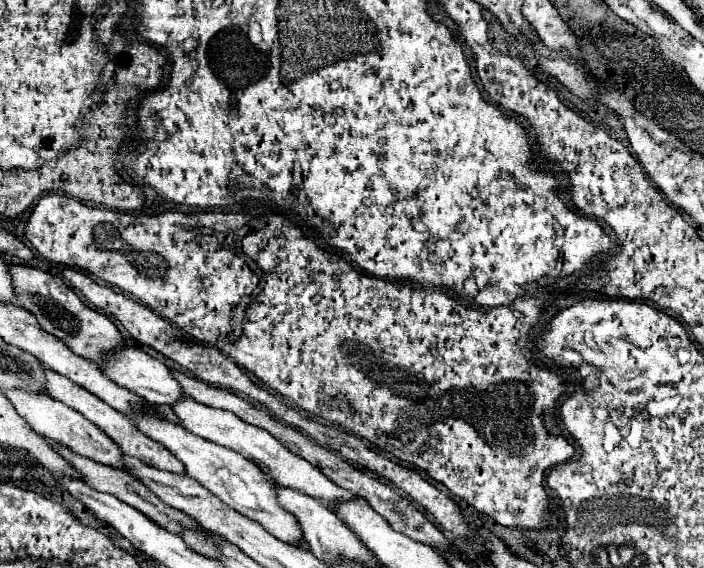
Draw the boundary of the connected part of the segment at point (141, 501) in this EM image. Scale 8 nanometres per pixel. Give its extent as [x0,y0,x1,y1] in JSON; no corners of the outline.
[42,437,192,533]

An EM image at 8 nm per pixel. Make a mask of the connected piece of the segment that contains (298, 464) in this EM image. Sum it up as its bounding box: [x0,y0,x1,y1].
[172,397,354,509]

